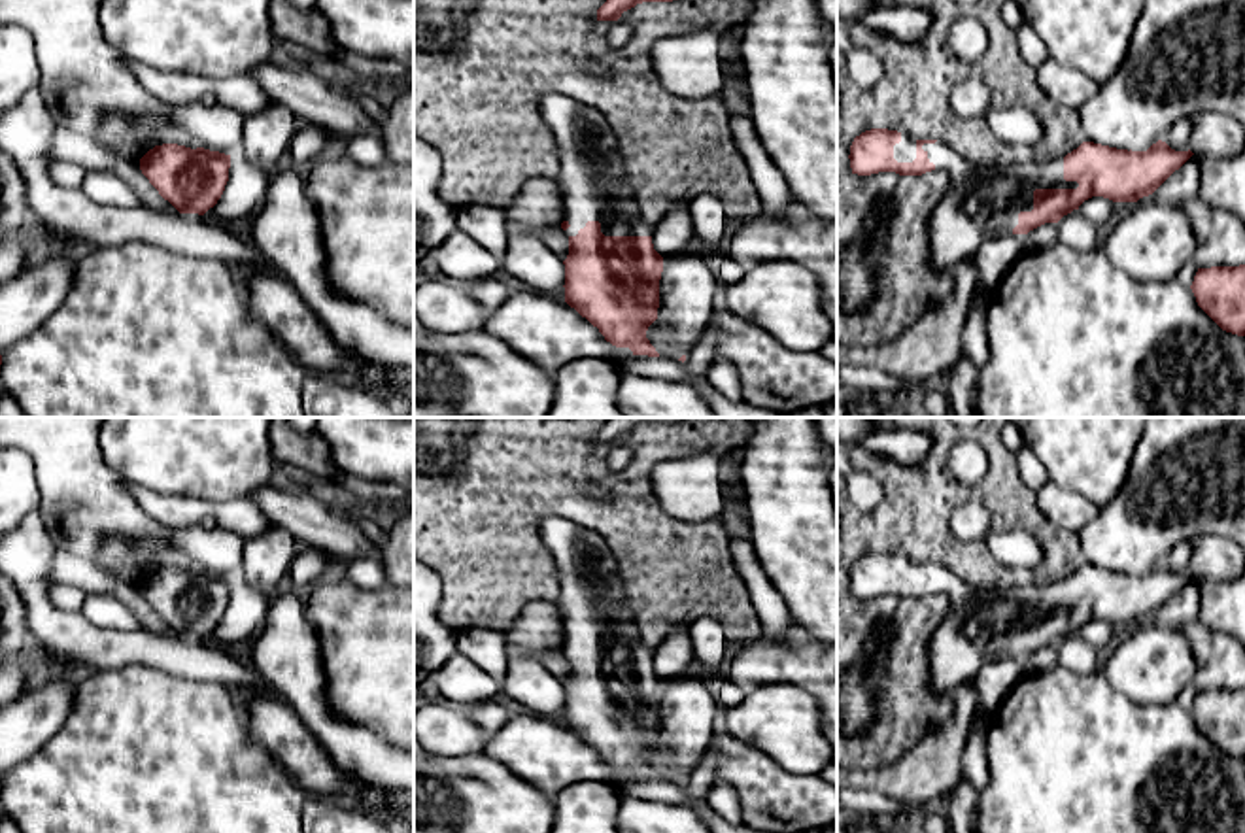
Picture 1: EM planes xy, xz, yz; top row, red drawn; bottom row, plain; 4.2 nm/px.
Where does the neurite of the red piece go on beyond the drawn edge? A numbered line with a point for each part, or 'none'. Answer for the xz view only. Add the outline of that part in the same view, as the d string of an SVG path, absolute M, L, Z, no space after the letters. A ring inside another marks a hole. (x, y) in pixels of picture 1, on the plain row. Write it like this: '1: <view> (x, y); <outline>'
1: xz (592, 603); M546 514L538 529L557 567L563 644L571 648L565 657L576 659L588 644L599 644L605 659L652 659L652 650L639 640L640 618L623 601L616 559L601 533L559 514Z

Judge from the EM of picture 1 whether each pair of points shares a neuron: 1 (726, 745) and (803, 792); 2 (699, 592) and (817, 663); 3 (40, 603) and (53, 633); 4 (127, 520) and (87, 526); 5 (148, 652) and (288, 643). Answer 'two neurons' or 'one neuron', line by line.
1: one neuron
2: two neurons
3: one neuron
4: one neuron
5: two neurons

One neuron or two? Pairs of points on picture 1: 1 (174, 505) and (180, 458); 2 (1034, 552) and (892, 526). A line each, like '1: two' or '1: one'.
1: two
2: two

